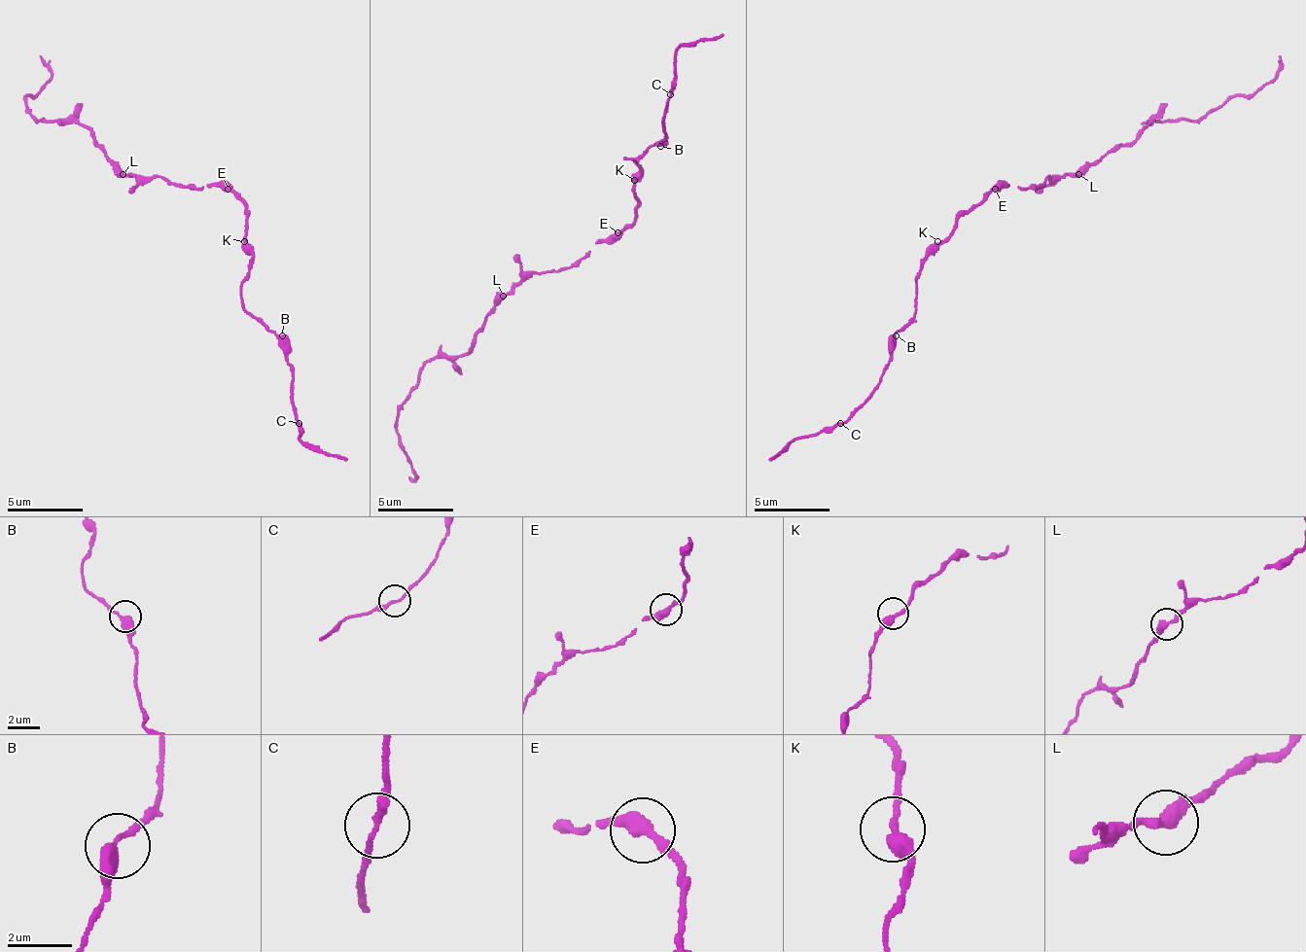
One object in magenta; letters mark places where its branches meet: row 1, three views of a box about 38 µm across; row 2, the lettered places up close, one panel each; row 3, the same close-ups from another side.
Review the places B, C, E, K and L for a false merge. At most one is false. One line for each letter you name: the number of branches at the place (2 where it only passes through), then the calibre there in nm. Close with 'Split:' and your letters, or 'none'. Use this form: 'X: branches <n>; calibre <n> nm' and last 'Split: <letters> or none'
Split: none

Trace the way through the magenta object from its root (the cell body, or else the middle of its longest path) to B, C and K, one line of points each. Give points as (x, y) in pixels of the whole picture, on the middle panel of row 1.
B: (618, 236), (634, 222), (633, 184), (641, 173), (622, 158), (660, 146)
C: (618, 236), (634, 222), (633, 184), (641, 173), (622, 158), (641, 158), (660, 143), (670, 93)
K: (618, 236), (634, 222), (635, 206), (638, 202), (634, 180)

